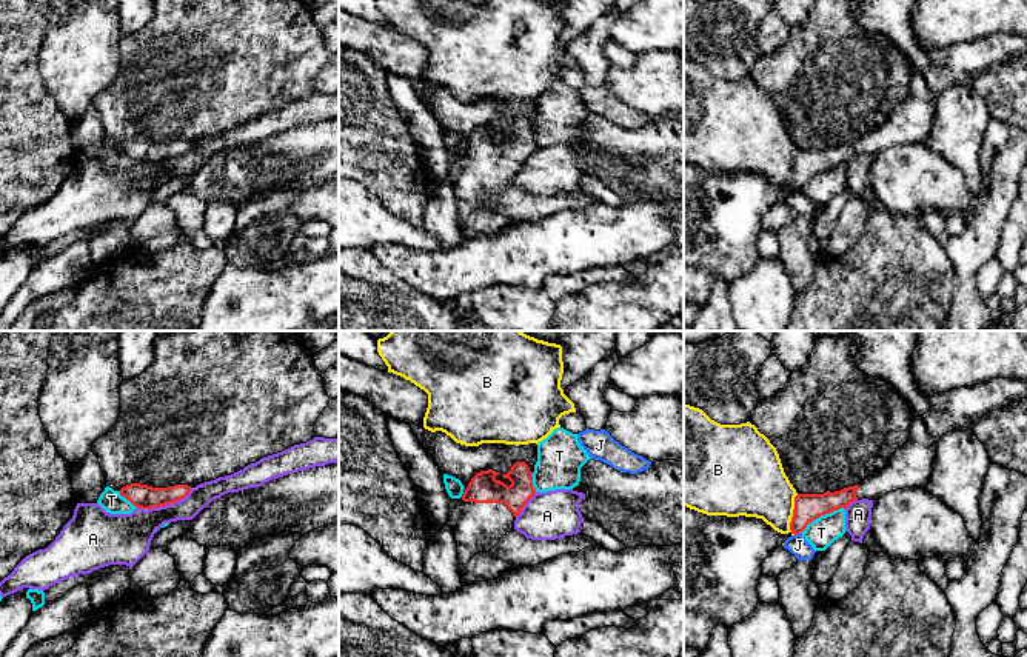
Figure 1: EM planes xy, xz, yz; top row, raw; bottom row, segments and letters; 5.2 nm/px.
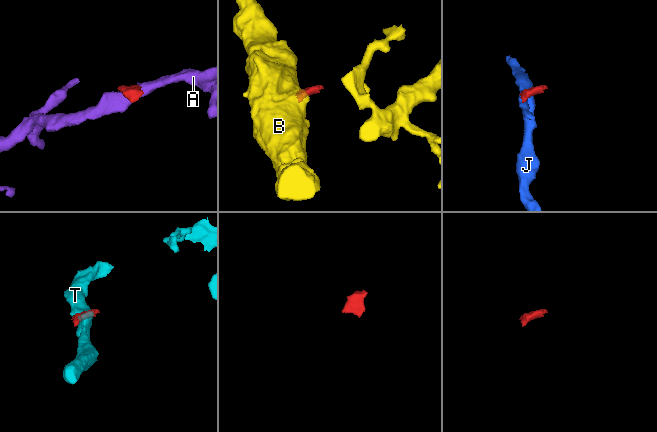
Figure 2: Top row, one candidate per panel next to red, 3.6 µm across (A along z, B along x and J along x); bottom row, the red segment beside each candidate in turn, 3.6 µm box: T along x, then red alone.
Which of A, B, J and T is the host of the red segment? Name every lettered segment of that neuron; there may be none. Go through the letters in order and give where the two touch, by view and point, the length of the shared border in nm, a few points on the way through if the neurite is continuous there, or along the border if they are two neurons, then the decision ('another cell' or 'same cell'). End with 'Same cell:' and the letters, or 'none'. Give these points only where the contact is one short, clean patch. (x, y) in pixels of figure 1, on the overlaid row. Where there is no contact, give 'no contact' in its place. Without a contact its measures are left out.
A: contact xy (170, 502); length 260 nm; border xy (193, 488), (177, 500), (148, 510); another cell
B: contact yz (793, 514); length 220 nm; border yz (798, 494), (790, 522), (792, 534); another cell
J: contact yz (796, 533); length 40 nm; border yz (799, 533), (795, 536); another cell
T: contact yz (821, 514); length 280 nm; border yz (844, 508), (836, 508), (813, 519), (799, 533); another cell
Same cell: none

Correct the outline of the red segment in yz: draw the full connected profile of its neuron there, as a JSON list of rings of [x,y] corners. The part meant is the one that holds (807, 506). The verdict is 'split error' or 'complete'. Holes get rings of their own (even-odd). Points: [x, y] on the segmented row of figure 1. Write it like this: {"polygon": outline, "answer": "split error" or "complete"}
{"polygon": [[[993,379],[990,382],[939,392],[930,397],[930,409],[915,417],[908,440],[898,448],[884,469],[862,483],[824,494],[798,494],[790,522],[791,534],[801,534],[808,523],[855,500],[876,500],[881,495],[925,486],[936,460],[936,443],[956,428],[967,428],[978,419],[1027,397],[1027,379]]], "answer": "split error"}

